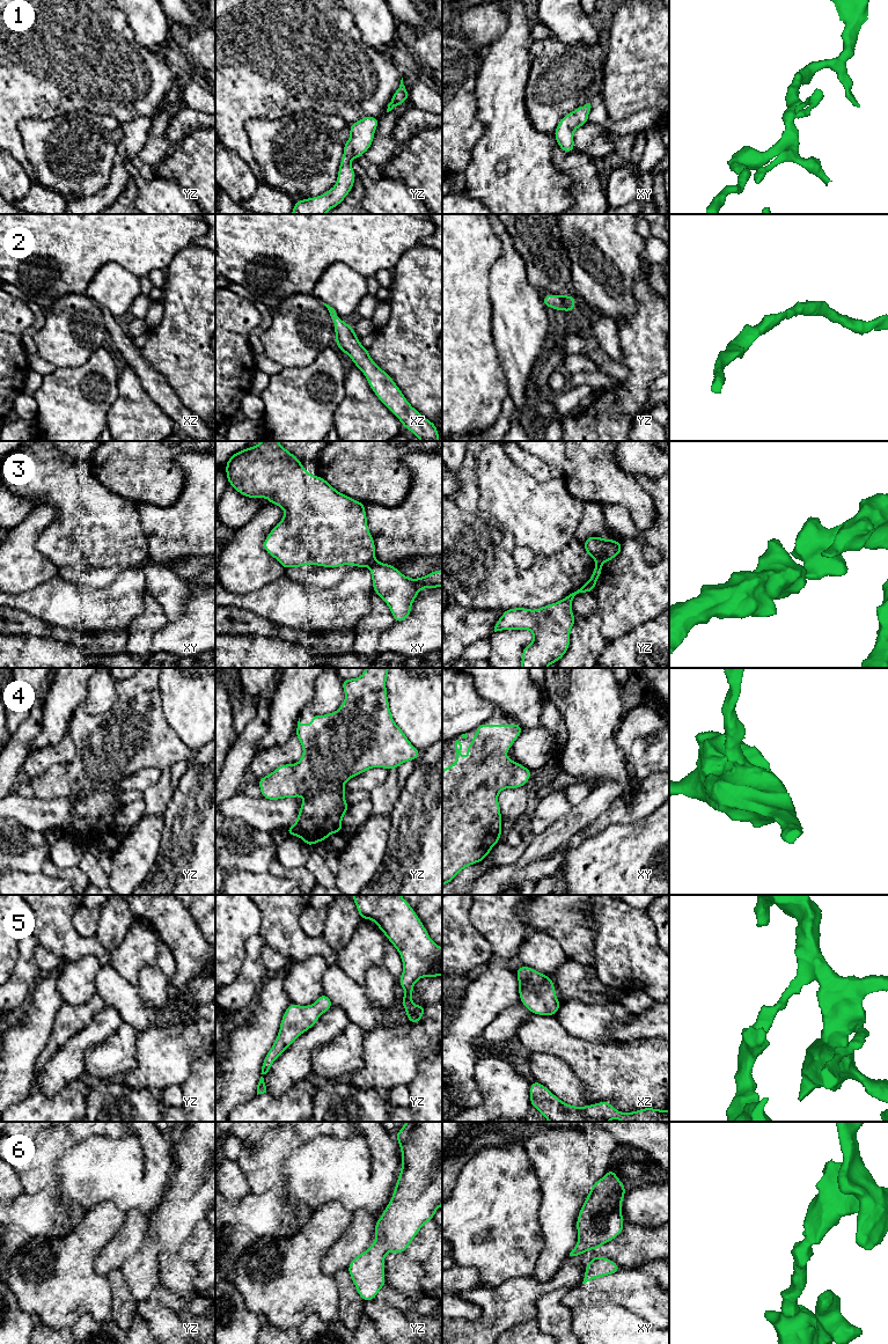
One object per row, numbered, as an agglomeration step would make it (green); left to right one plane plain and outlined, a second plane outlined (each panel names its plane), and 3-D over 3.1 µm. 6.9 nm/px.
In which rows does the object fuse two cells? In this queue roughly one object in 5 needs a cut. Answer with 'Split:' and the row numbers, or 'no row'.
Split: 3

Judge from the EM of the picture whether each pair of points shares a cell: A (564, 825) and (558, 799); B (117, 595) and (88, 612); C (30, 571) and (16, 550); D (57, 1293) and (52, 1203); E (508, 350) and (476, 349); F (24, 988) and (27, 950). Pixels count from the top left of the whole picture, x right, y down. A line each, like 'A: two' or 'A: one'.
A: two
B: one
C: one
D: two
E: two
F: one

